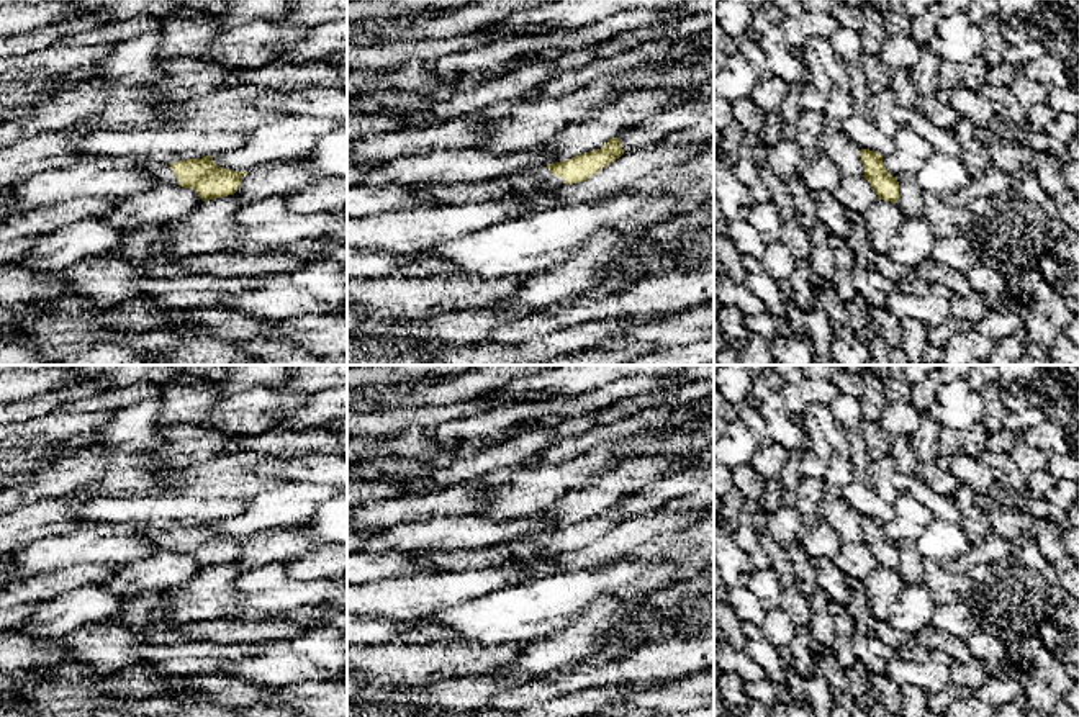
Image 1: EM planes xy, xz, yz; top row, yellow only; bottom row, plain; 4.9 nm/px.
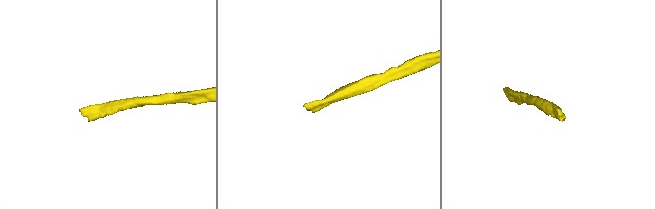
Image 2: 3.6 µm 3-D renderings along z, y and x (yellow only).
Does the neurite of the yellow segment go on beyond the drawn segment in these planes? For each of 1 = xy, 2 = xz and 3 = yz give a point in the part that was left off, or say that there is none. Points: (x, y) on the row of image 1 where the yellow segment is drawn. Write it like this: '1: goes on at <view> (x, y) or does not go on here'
1: goes on at xy (162, 172)
2: goes on at xz (539, 179)
3: does not go on here

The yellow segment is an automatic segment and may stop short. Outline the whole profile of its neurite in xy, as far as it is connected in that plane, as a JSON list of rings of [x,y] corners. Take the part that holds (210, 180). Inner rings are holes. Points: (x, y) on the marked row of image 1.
[[[213,156],[175,164],[149,164],[147,169],[162,185],[192,188],[203,201],[234,195],[247,174],[216,165]]]

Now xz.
[[[619,138],[596,151],[575,156],[563,162],[539,165],[526,172],[512,172],[476,183],[454,187],[431,187],[434,200],[426,206],[463,206],[470,203],[490,203],[511,196],[529,196],[532,193],[552,193],[565,185],[573,185],[596,175],[606,165],[624,154]]]

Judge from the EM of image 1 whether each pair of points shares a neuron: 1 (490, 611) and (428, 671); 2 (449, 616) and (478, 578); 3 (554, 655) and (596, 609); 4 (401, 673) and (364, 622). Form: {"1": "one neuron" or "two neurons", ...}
{"1": "two neurons", "2": "two neurons", "3": "one neuron", "4": "two neurons"}

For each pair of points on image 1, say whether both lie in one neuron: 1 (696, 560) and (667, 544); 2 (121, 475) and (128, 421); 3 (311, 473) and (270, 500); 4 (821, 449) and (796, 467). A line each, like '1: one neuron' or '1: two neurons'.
1: one neuron
2: two neurons
3: two neurons
4: one neuron

